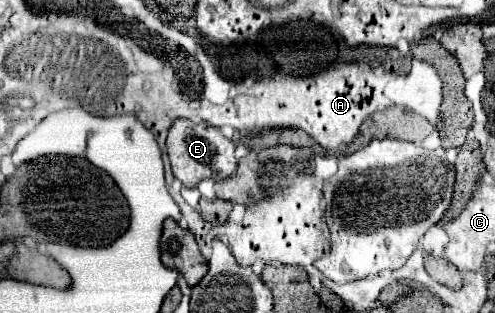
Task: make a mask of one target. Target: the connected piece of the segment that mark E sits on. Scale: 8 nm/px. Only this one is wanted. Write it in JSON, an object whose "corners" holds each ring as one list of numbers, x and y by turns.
{"corners":[[175,119,173,125,169,127,167,155,171,161,173,175,185,187,193,187,205,177,213,177,213,179,229,177,237,167,237,159,233,155,233,149,235,149,235,145,231,143,231,139,227,139,219,129,215,129,211,125,193,123,189,119]]}

